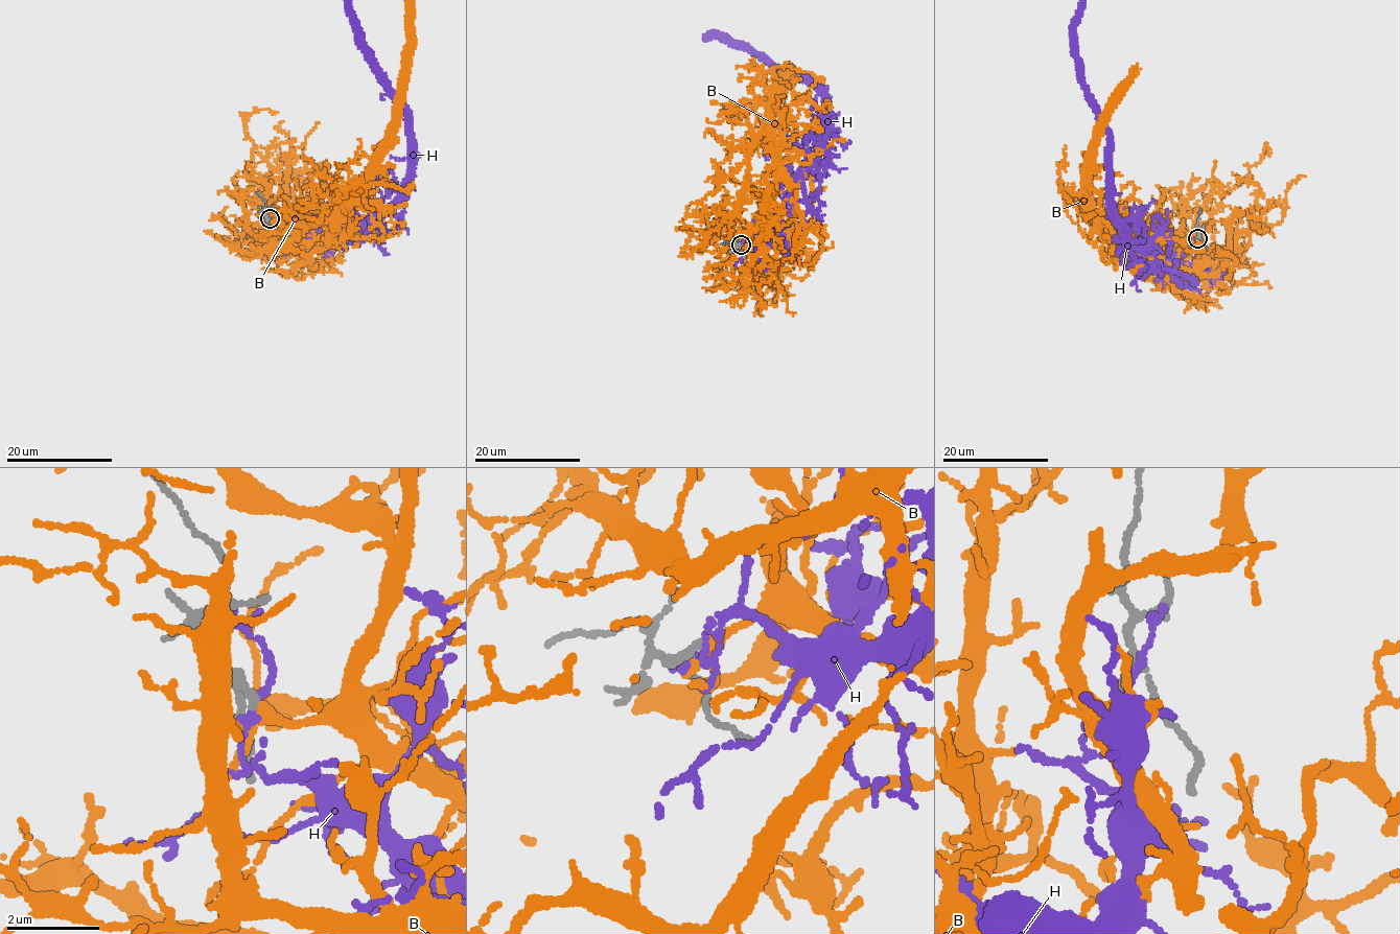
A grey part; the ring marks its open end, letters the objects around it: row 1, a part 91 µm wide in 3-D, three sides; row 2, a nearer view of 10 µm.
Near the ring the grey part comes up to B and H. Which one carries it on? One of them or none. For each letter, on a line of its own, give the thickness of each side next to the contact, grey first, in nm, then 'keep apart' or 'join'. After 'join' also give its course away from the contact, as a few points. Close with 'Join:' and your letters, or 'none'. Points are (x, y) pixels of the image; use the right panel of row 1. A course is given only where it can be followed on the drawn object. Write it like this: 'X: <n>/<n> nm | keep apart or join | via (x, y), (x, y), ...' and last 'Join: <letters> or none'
B: 170/190 nm | join
H: 170/150 nm | keep apart
Join: B

